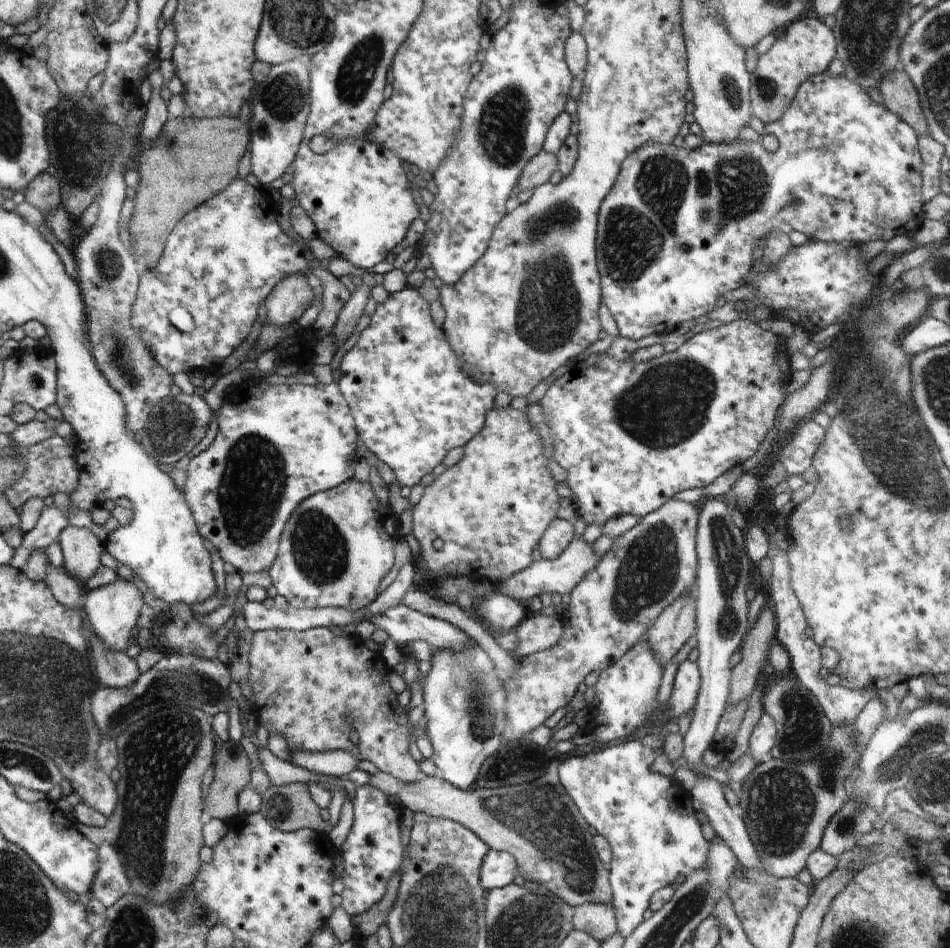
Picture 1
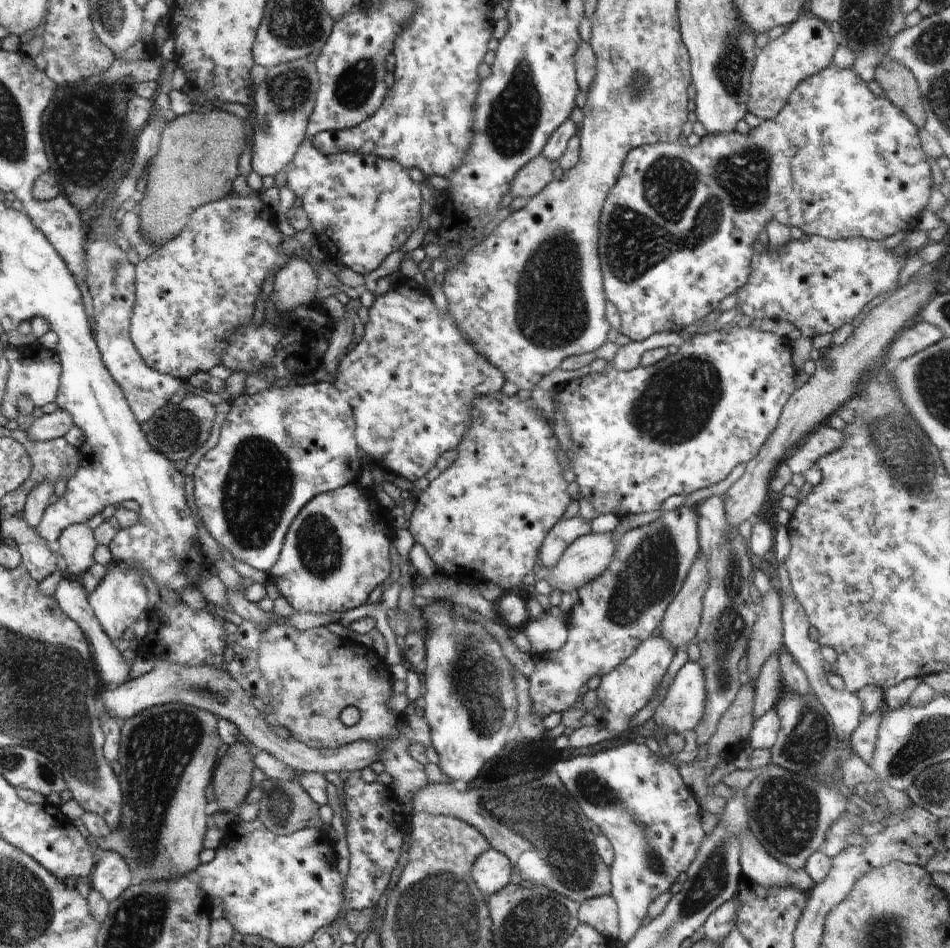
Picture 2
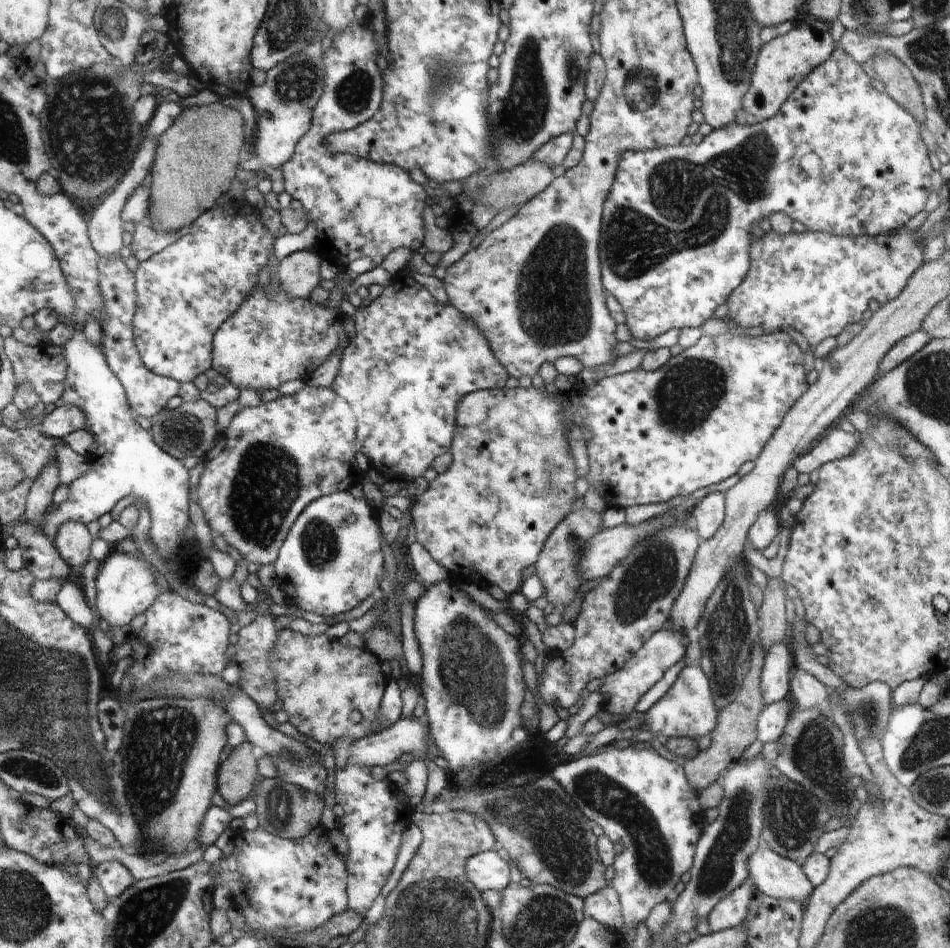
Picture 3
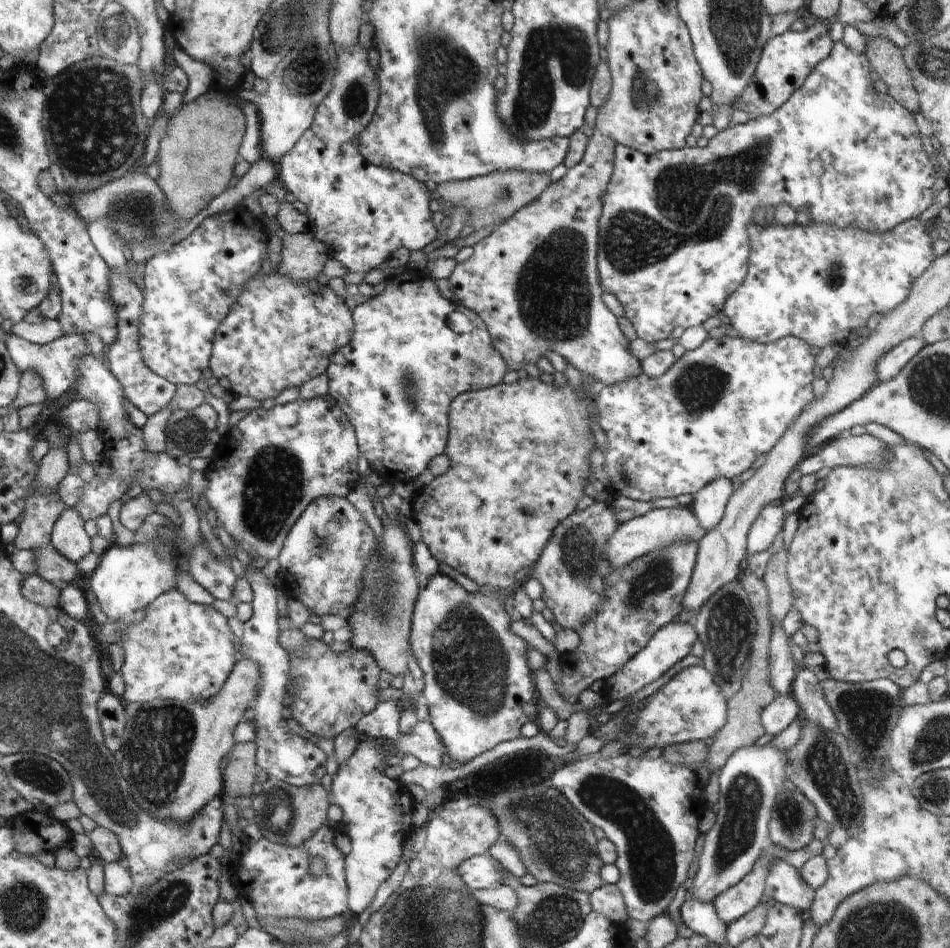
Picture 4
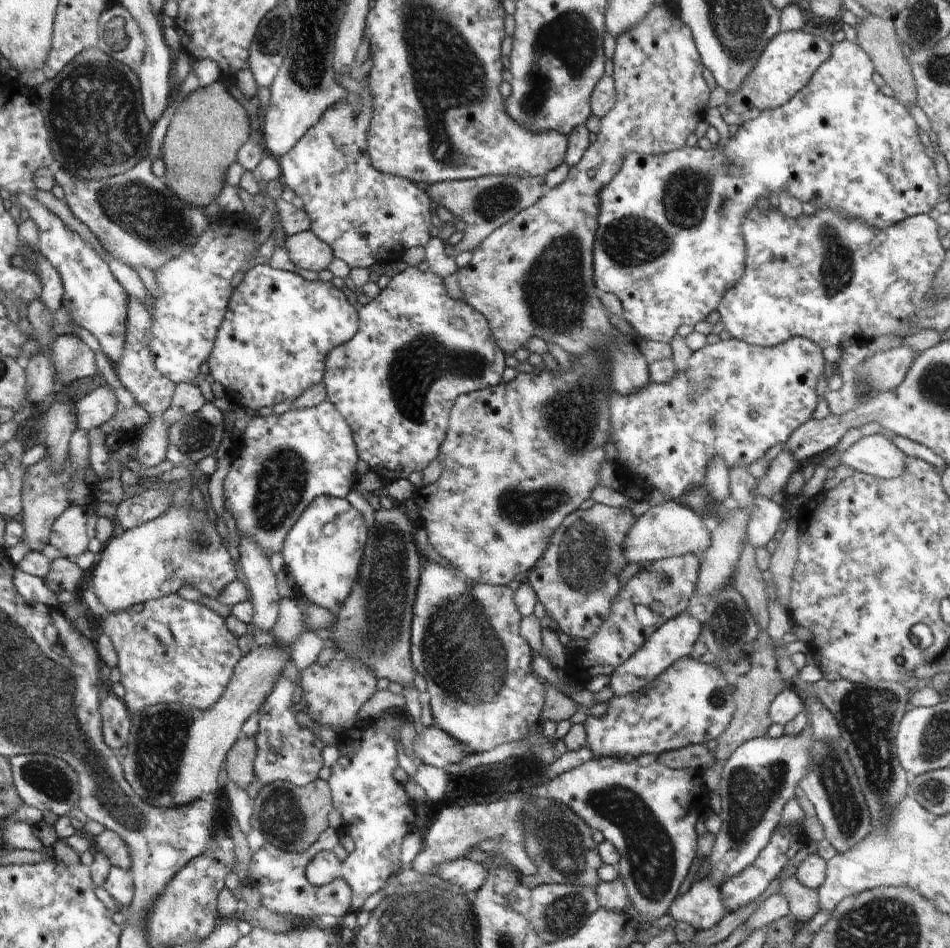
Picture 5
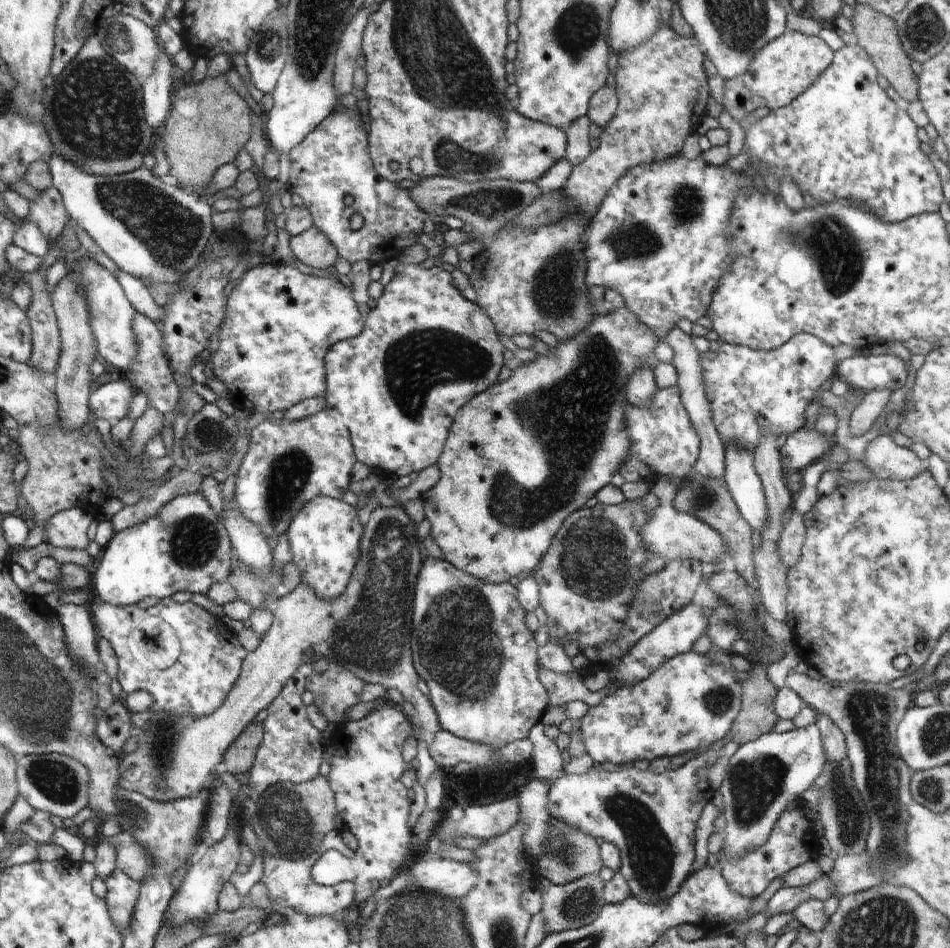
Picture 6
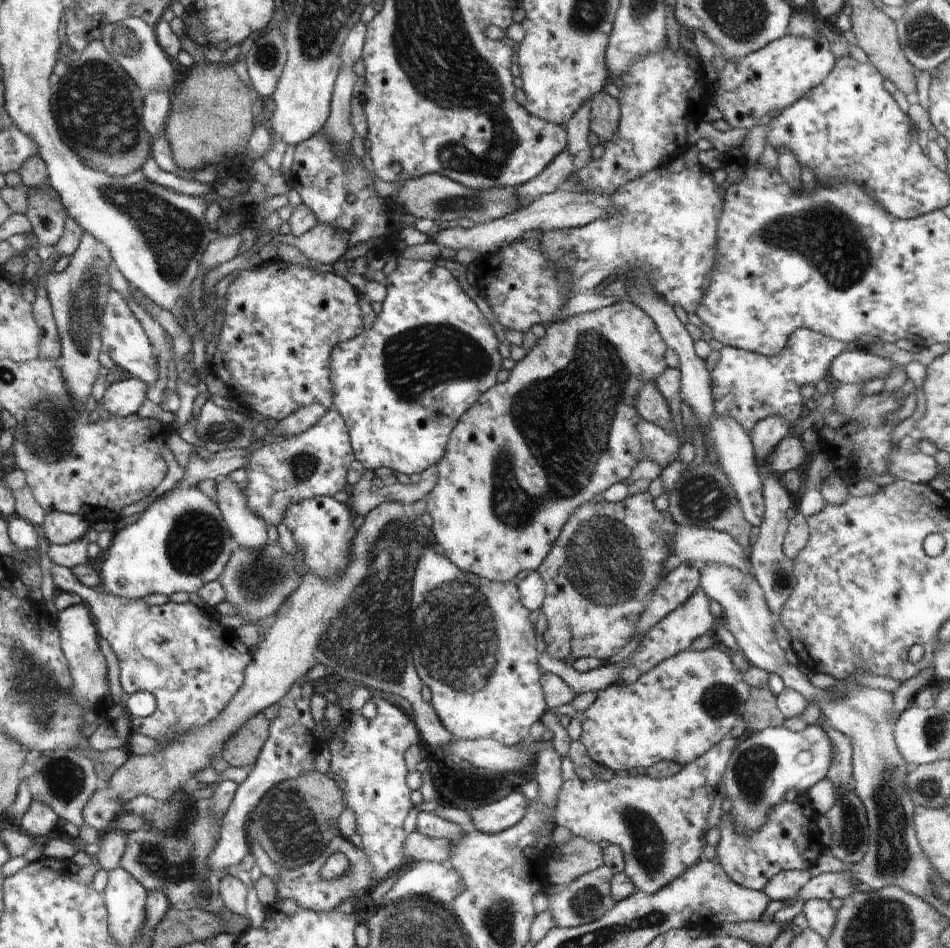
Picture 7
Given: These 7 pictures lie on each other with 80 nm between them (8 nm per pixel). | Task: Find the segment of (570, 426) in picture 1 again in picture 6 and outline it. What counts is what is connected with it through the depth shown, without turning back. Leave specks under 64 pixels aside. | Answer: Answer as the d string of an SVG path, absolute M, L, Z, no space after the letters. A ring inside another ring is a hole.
M810 333L795 334L773 351L749 349L723 342L718 352L700 354L706 396L717 431L724 444L748 449L751 454L762 431L797 431L805 426L805 410L815 400L823 382L835 377L834 347ZM677 384L659 389L645 407L627 404L623 411L627 437L631 444L629 456L638 458L652 469L653 477L647 482L649 485L661 476L675 476L678 484L683 478L693 474L693 464L699 457L700 439L682 406Z

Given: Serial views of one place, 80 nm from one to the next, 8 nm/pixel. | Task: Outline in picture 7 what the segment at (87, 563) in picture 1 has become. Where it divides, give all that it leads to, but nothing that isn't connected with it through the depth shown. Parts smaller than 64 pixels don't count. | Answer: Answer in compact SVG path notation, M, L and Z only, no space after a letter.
M52 511L46 513L39 530L50 544L65 545L82 538L88 532L88 520L82 515Z

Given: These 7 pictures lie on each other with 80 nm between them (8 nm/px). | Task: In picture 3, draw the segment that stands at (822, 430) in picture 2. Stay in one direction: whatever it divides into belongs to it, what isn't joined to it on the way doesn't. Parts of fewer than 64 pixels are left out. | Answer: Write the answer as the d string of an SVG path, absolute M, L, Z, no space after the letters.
M836 425L827 429L823 437L807 452L797 458L792 466L800 473L810 474L830 461L837 461L850 455L861 446L861 433L847 433Z

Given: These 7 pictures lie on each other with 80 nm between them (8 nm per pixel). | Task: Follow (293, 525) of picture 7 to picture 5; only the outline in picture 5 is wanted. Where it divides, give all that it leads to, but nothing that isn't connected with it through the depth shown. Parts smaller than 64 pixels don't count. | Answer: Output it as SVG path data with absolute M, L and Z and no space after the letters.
M322 496L302 514L302 522L290 530L282 548L284 570L294 578L295 595L315 606L336 612L350 596L362 568L368 540L368 525L363 515L346 499Z

